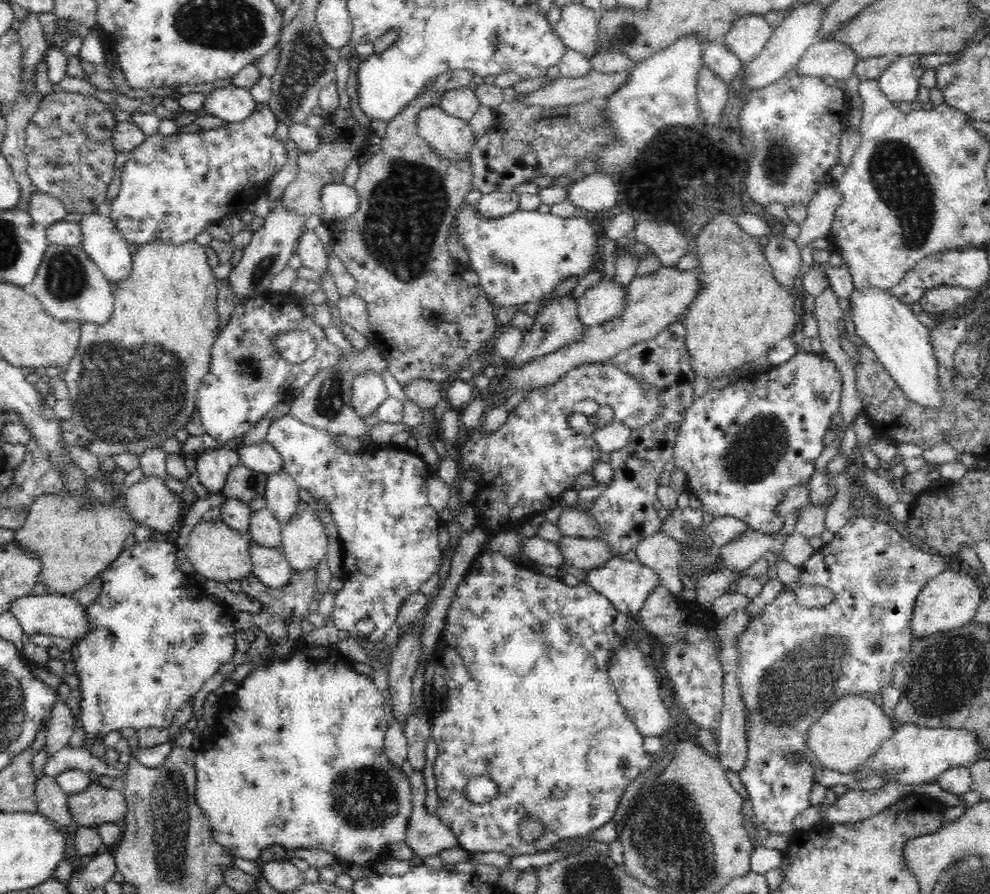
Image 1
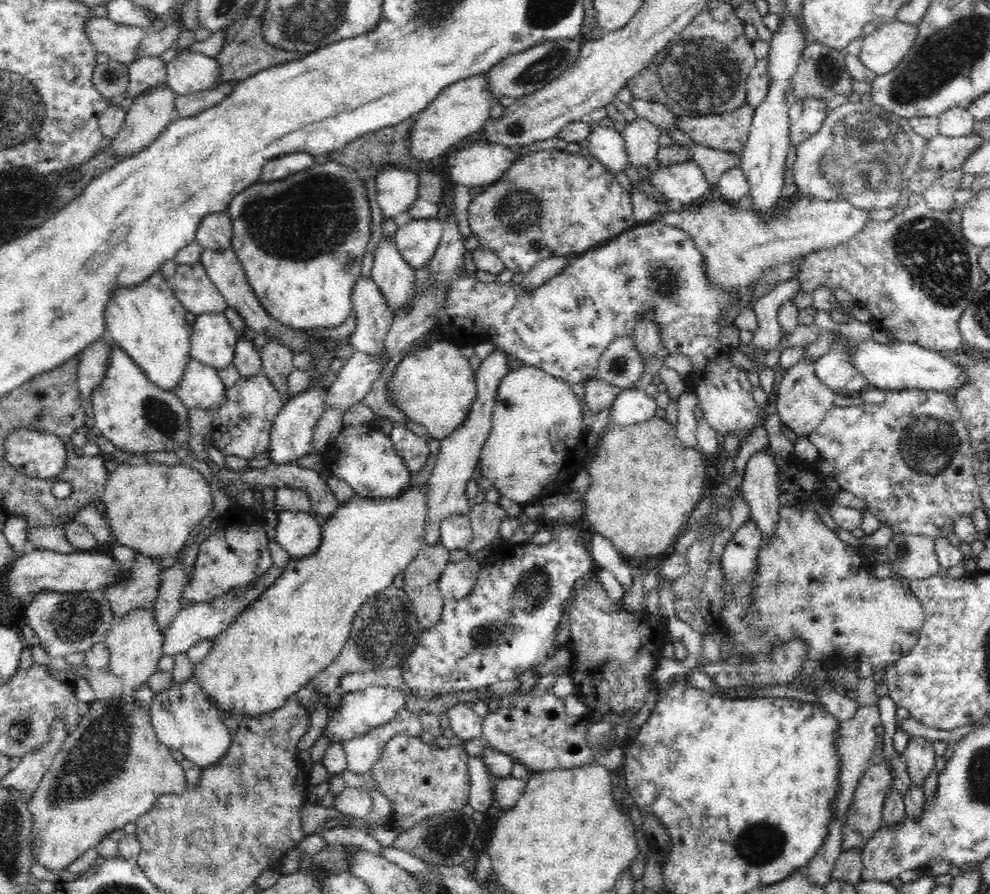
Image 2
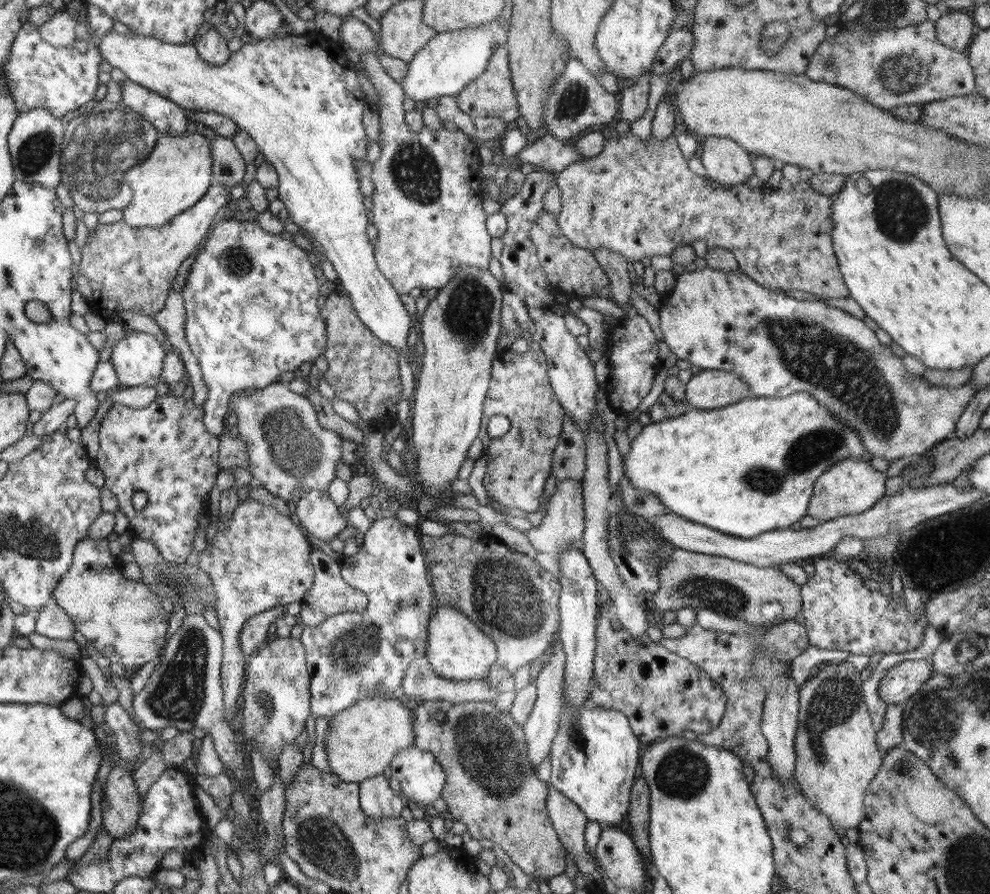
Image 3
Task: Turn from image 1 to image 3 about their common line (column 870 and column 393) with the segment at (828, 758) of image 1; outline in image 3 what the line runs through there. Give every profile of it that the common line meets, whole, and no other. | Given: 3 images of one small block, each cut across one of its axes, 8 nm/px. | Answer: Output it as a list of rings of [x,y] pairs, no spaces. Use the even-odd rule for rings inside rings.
[[[368,696],[338,711],[328,723],[325,752],[332,773],[342,782],[360,783],[371,776],[382,775],[391,766],[394,754],[413,745],[413,714],[410,705],[379,696]]]

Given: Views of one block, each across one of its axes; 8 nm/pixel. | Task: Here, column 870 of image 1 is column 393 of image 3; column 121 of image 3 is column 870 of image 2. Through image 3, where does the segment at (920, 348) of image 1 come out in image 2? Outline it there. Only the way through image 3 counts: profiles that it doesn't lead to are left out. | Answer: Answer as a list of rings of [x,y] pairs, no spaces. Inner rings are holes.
[[[897,18],[882,23],[863,37],[858,57],[876,75],[888,74],[906,56],[918,33],[918,25],[904,23]]]

